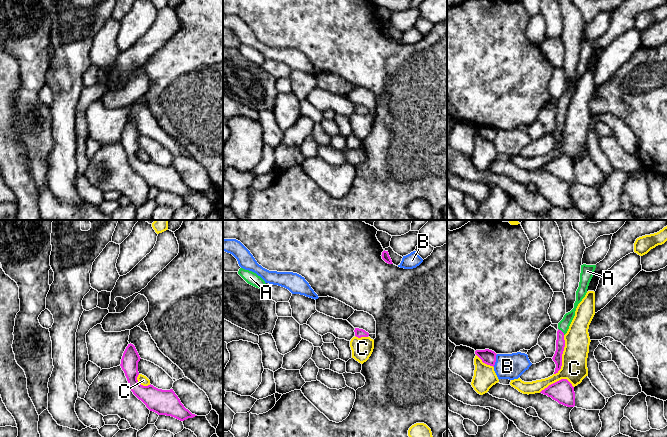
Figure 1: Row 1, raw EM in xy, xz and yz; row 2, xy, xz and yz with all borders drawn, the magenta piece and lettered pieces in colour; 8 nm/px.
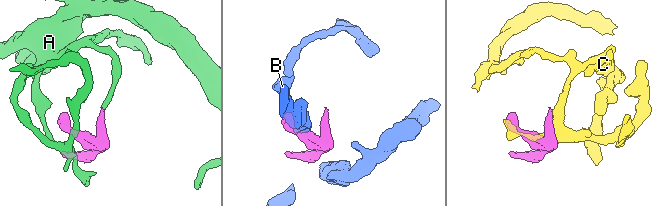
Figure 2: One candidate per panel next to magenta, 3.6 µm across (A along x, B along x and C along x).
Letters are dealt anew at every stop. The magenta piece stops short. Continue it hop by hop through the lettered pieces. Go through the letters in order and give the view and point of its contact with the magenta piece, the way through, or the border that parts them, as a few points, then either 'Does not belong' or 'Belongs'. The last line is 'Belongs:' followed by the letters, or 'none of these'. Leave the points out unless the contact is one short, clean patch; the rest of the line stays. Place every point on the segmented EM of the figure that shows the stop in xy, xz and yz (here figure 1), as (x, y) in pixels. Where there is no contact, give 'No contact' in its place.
A: Touches magenta at yz (561, 331). Path across: yz (560, 342), (561, 331), (563, 325). Belongs
B: Touches magenta at yz (495, 360). Does not belong
C: Touches magenta at yz (561, 355). Does not belong
Belongs: A

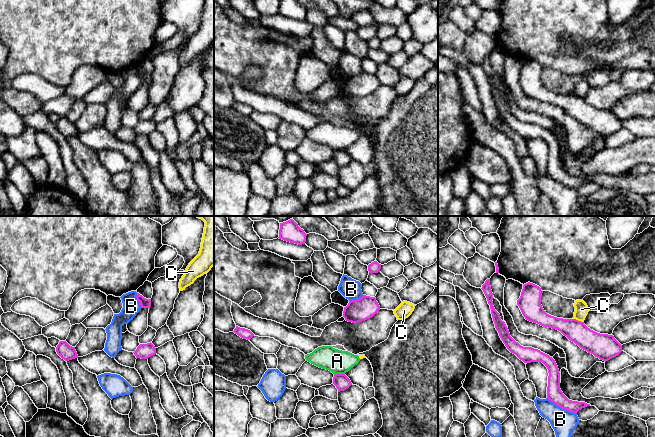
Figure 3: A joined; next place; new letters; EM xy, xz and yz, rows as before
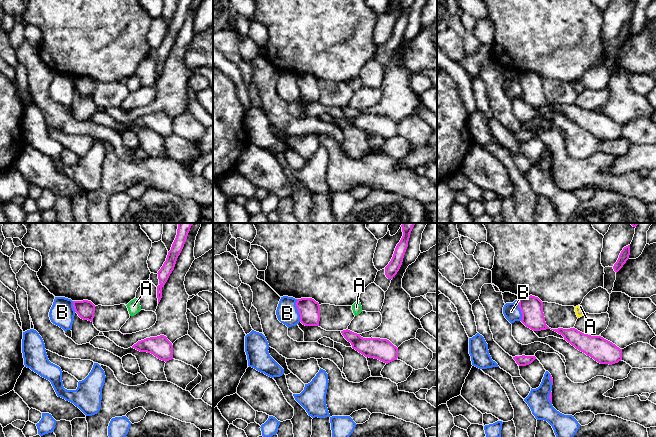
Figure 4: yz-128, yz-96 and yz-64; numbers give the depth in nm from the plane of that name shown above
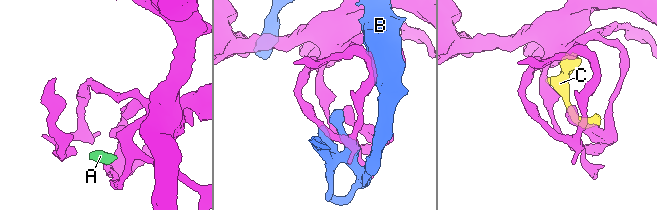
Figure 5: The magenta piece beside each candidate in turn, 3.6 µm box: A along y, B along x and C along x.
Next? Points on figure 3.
A: Touches magenta at xz (339, 374). Boundary: xz (344, 373), (336, 373), (334, 375). Does not belong
B: Touches magenta at yz (562, 408). Boundary: yz (547, 397), (562, 408), (576, 413). Does not belong
C: Touches magenta at yz (577, 320). Boundary: yz (573, 318), (583, 322). Does not belong
Belongs: none of these

